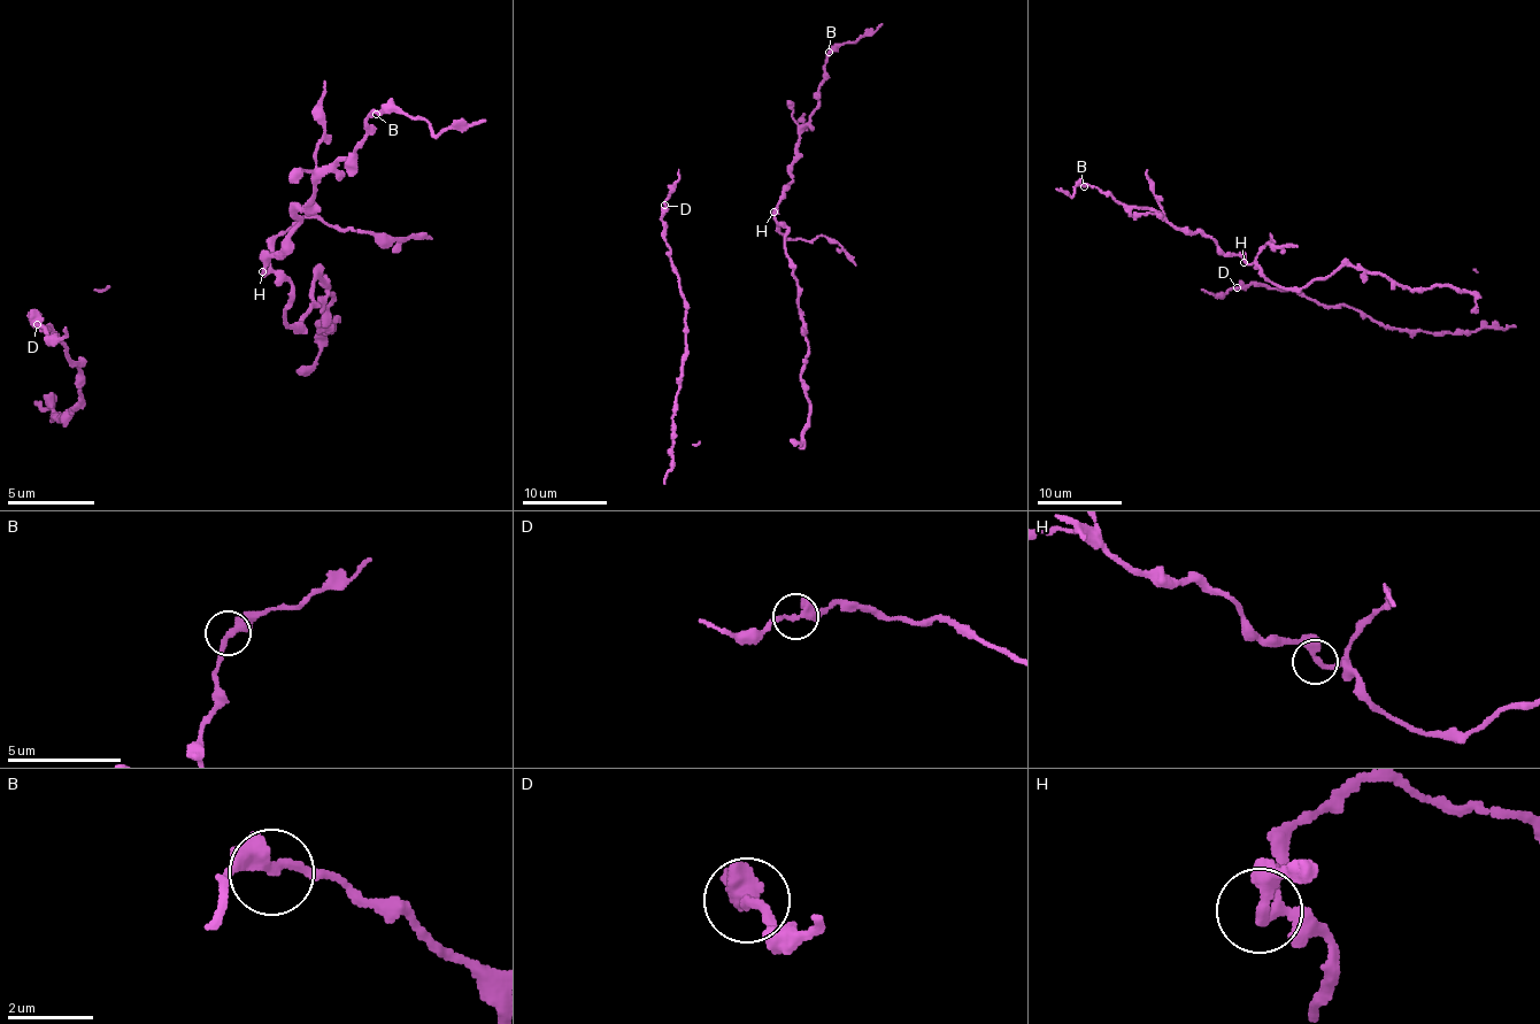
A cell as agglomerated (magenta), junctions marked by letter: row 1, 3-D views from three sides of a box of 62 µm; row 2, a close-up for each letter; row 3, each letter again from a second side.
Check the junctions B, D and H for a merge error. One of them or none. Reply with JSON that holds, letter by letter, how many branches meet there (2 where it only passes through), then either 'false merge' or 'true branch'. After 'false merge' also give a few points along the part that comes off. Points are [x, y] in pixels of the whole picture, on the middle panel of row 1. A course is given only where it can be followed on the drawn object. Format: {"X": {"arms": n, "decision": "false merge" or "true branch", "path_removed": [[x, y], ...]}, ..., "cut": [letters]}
{"B": {"arms": 2, "decision": "true branch"}, "D": {"arms": 2, "decision": "true branch"}, "H": {"arms": 2, "decision": "true branch"}, "cut": []}

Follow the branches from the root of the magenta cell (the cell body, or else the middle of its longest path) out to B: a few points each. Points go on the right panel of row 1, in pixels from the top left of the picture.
B: (1244, 262), (1240, 255), (1225, 254), (1210, 237), (1178, 230), (1152, 209), (1122, 205), (1094, 186), (1084, 186)

